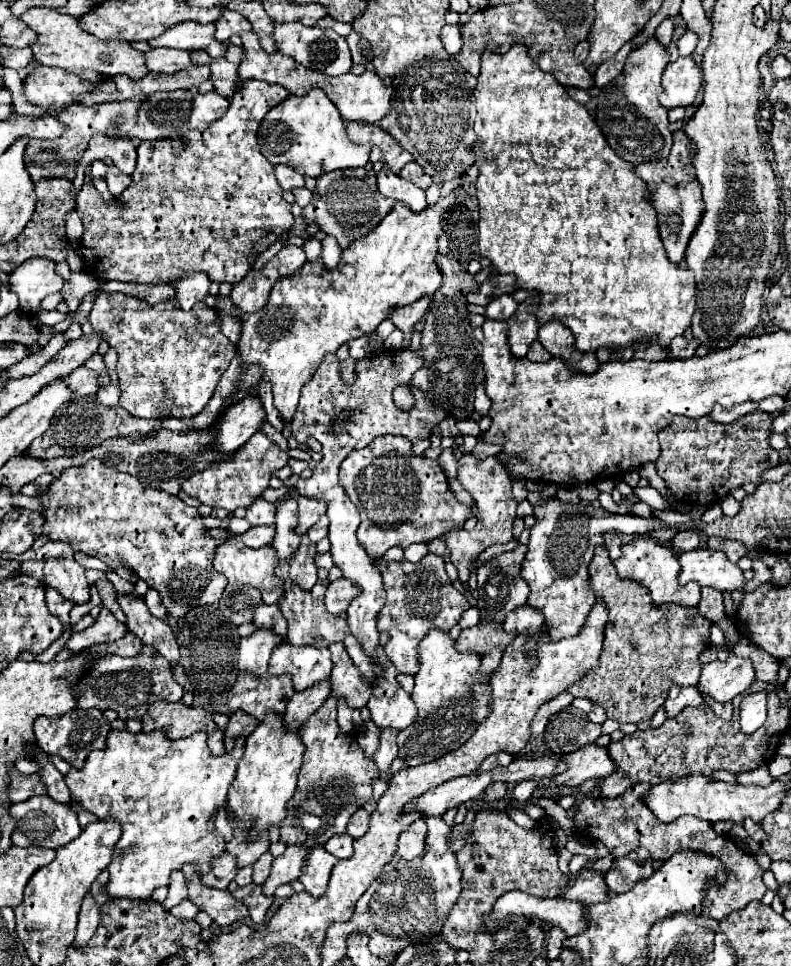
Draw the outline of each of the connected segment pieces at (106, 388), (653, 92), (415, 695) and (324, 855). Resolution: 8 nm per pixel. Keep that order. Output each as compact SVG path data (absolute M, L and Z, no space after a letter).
M110 381L108 385L102 385L100 389L98 389L98 399L100 399L100 403L106 403L106 405L118 405L118 397L120 397L120 387L118 387L118 383L116 381Z
M648 39L642 47L628 55L622 75L606 85L596 97L594 119L604 131L610 147L626 161L640 165L654 159L666 159L672 147L672 133L668 129L668 109L660 105L658 95L662 93L660 77L668 65L666 49L656 41Z
M434 627L422 639L422 645L418 647L418 653L420 653L420 671L414 677L416 685L414 685L414 691L412 691L412 701L416 705L420 705L418 719L408 729L398 733L398 747L410 759L426 757L426 761L432 761L432 759L438 759L438 757L462 747L474 735L478 725L490 715L492 689L490 689L488 681L478 681L476 679L482 655L478 655L476 651L458 651L456 641L444 629Z
M316 847L316 849L310 851L308 861L302 869L302 877L298 881L304 885L304 889L312 897L318 897L326 891L330 871L336 865L336 861L338 859L334 859L334 855L330 855L324 847Z

